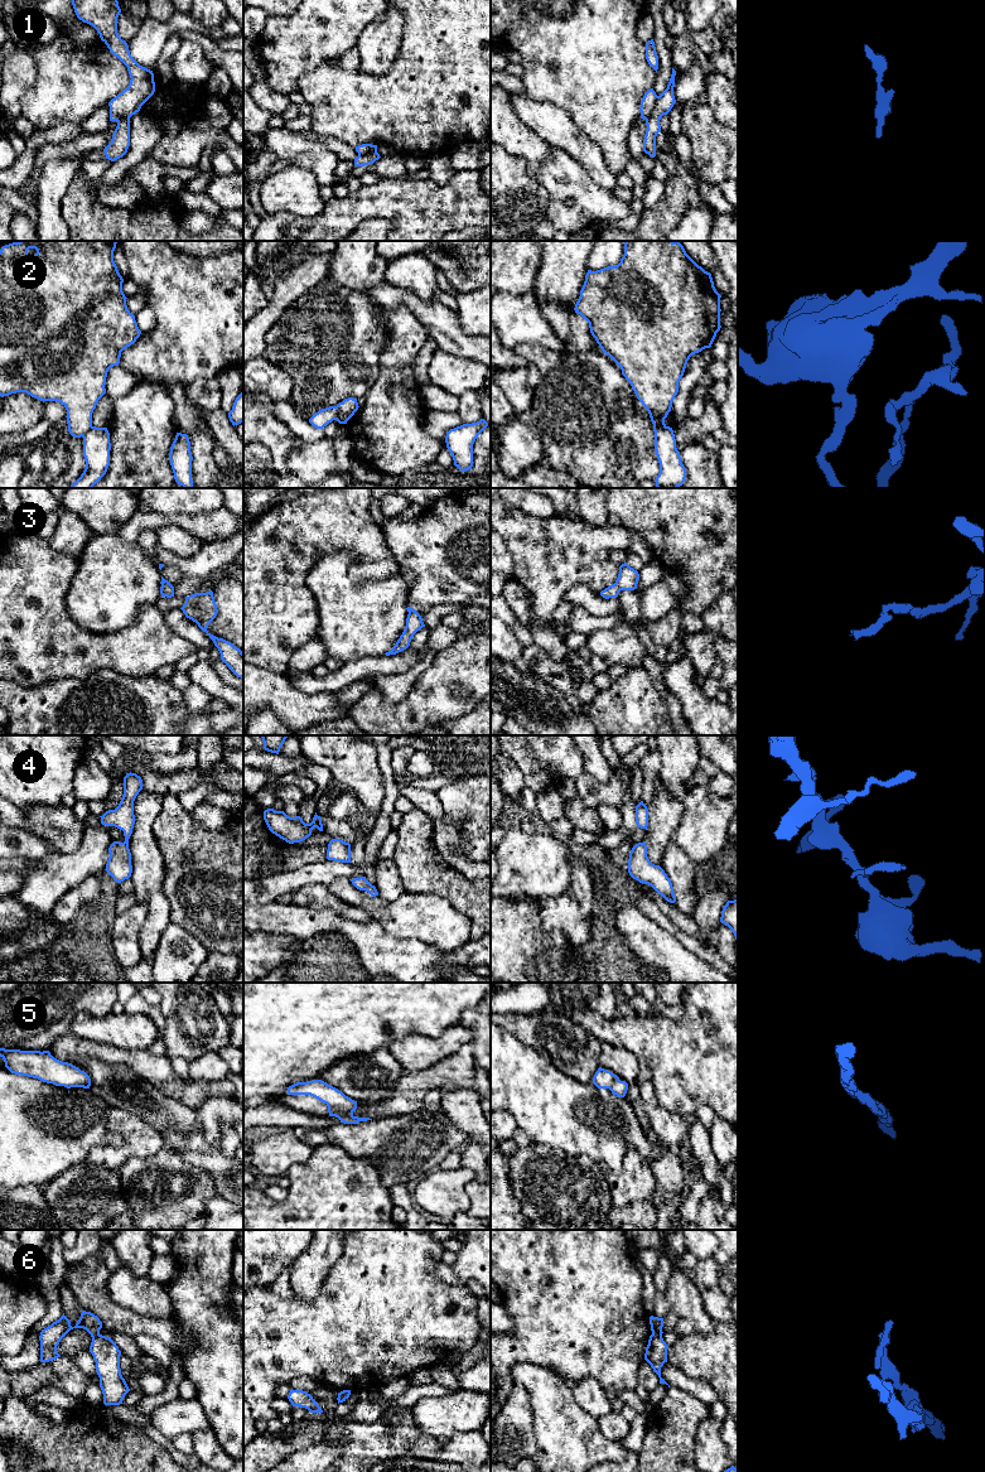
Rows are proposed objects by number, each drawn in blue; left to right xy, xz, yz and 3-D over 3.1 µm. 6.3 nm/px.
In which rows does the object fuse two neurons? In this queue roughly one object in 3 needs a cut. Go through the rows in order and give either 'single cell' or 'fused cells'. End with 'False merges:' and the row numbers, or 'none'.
1: fused cells
2: fused cells
3: single cell
4: single cell
5: single cell
6: fused cells
False merges: 1, 2, 6

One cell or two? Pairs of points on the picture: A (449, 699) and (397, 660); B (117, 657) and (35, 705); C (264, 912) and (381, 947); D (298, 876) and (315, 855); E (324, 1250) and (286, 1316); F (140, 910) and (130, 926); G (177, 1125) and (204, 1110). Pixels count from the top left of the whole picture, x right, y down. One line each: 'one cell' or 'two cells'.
A: two cells
B: two cells
C: one cell
D: two cells
E: two cells
F: one cell
G: two cells

